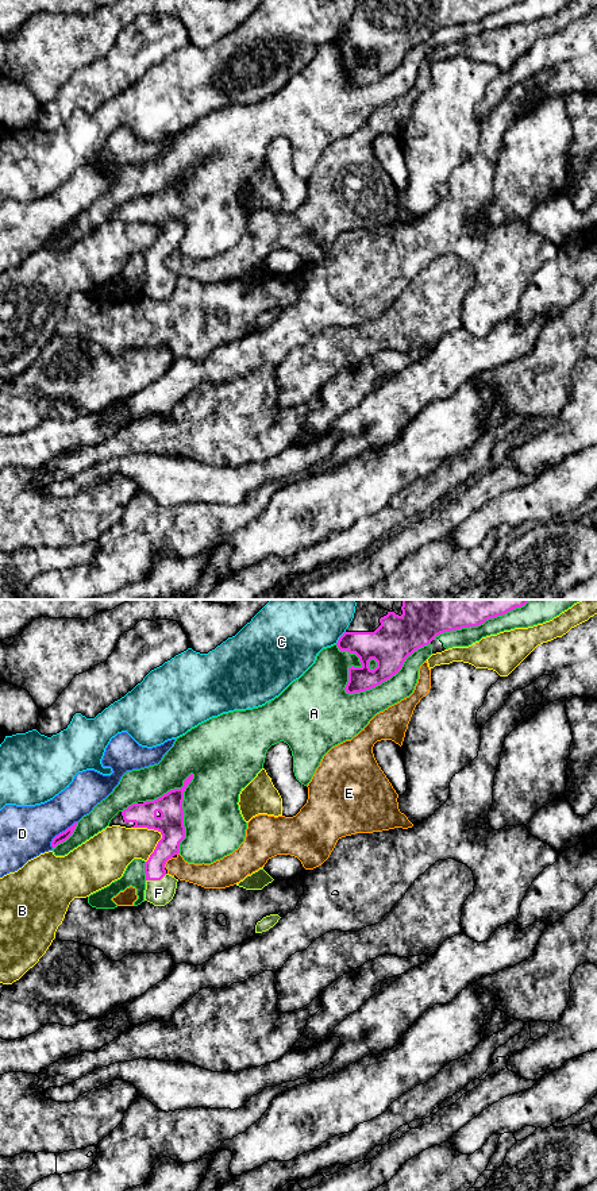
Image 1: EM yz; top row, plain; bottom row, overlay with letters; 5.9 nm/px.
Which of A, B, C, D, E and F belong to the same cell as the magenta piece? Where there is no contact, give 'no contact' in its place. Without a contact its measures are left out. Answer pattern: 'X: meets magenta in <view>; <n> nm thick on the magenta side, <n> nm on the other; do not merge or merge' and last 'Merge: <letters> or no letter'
A: meets magenta in yz; 260 nm thick on the magenta side, 190 nm on the other; do not merge
B: meets magenta in yz; 160 nm thick on the magenta side, 220 nm on the other; do not merge
C: meets magenta in yz; 180 nm thick on the magenta side, 500 nm on the other; do not merge
D: meets magenta in yz; 60 nm thick on the magenta side, 320 nm on the other; do not merge
E: meets magenta in yz; 160 nm thick on the magenta side, 140 nm on the other; do not merge
F: meets magenta in yz; 130 nm thick on the magenta side, 150 nm on the other; merge
Merge: F

